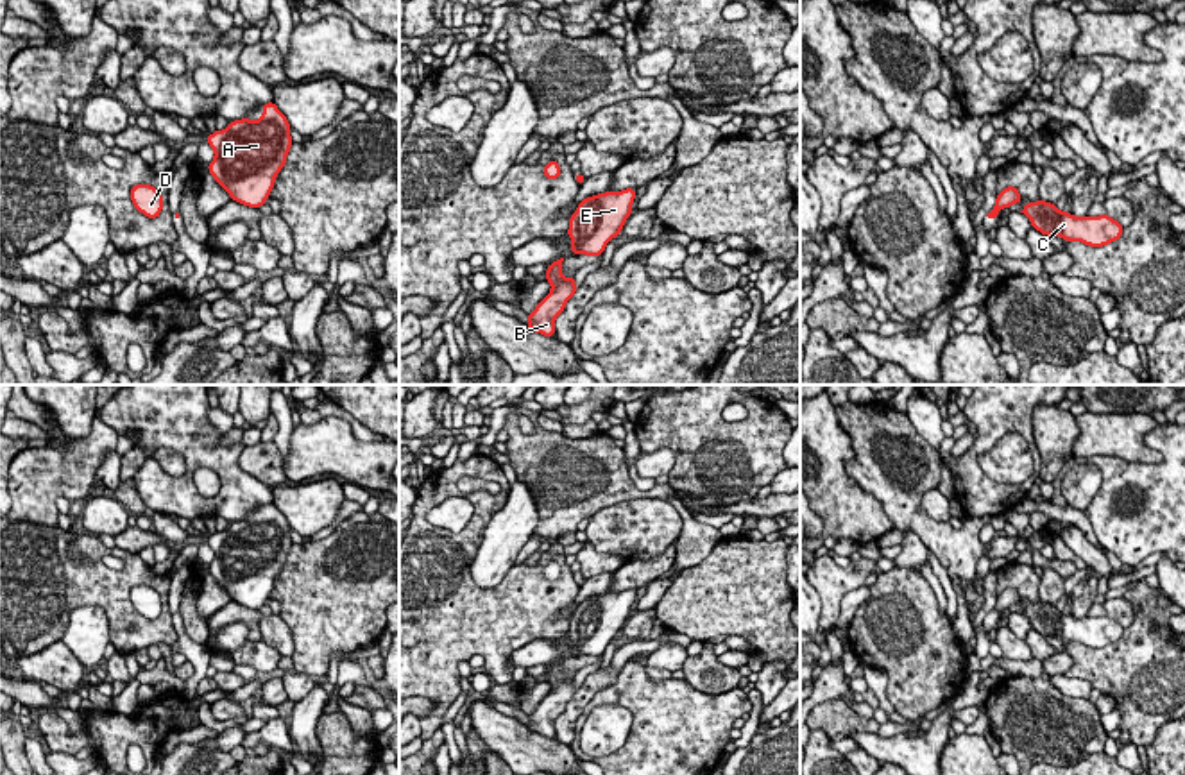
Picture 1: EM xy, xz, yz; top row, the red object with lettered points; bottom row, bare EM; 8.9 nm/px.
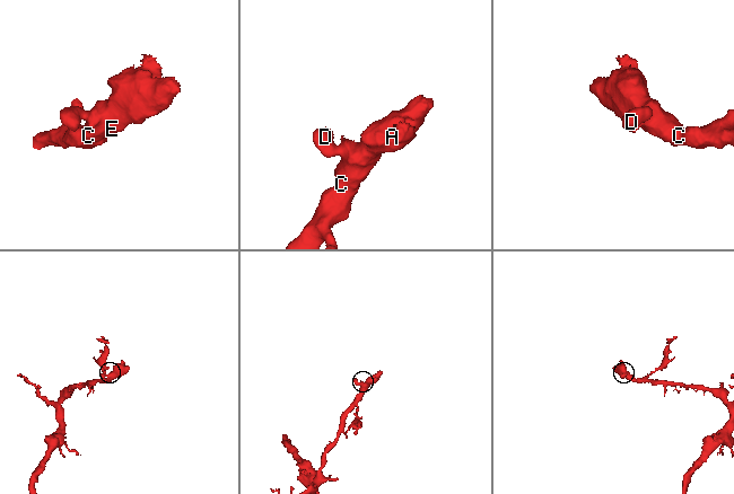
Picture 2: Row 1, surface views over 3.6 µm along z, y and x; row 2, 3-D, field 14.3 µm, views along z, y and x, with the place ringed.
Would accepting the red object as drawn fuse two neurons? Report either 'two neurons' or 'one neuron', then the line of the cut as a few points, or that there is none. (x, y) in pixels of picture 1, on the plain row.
one neuron; no cut

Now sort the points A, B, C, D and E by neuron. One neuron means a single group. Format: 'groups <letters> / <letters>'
groups A B C D E

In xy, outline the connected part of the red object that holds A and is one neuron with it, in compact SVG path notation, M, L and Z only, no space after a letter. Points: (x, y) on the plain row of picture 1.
M269 503L261 508L260 521L229 523L206 541L215 553L209 575L231 601L249 609L265 605L294 544L290 524L277 507Z

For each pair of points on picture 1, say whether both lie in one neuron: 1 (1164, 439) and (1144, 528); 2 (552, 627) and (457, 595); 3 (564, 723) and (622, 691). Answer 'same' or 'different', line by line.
1: same
2: same
3: different

